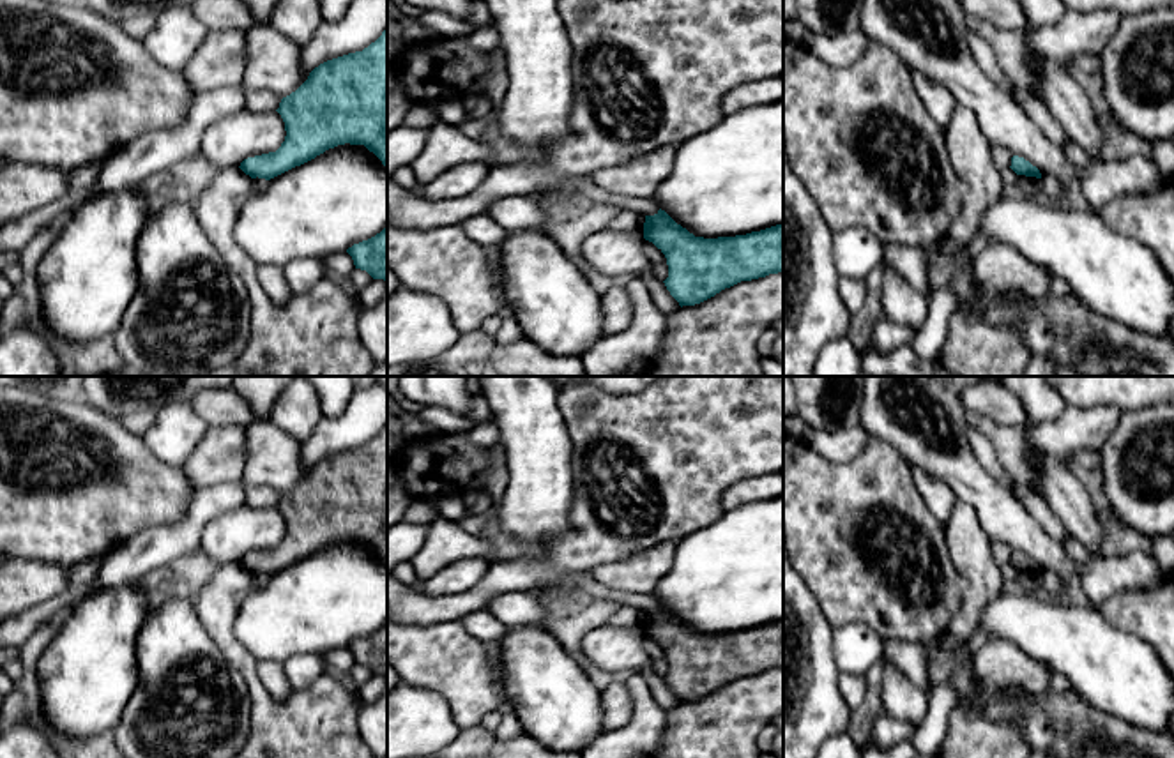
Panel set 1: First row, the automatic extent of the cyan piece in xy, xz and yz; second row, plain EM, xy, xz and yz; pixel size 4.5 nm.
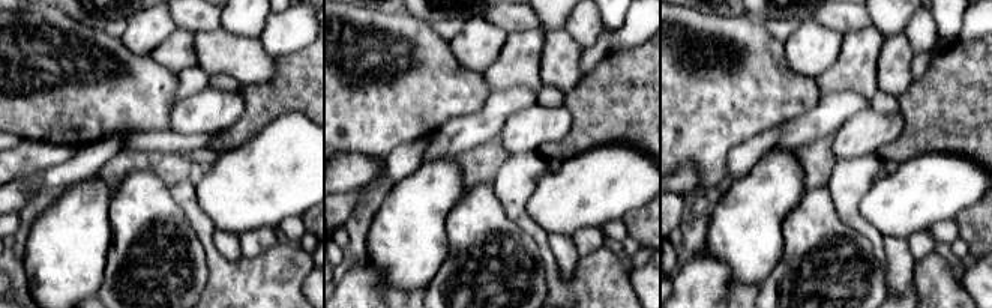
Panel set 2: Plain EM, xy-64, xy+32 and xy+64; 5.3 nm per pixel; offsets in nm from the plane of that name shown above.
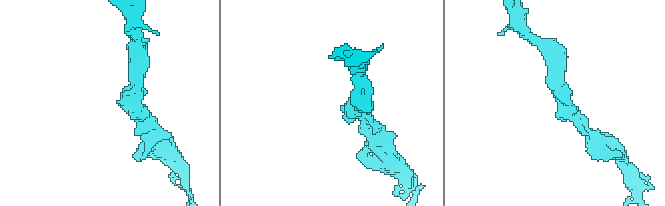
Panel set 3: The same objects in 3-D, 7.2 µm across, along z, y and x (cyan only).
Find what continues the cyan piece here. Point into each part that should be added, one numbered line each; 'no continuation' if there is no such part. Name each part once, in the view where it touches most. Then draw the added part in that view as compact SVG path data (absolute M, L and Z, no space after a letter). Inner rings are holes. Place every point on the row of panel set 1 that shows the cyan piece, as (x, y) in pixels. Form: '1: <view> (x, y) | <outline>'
no continuation

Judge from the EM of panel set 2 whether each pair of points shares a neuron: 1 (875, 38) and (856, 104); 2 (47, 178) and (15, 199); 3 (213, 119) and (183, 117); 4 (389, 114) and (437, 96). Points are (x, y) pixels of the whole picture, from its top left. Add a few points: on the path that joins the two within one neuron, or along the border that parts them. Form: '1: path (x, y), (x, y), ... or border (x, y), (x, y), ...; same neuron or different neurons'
1: border (824, 95), (857, 92), (869, 101); different neurons
2: path (39, 182), (23, 193); same neuron
3: path (206, 117), (191, 117); same neuron
4: path (401, 102), (407, 96), (425, 96); same neuron

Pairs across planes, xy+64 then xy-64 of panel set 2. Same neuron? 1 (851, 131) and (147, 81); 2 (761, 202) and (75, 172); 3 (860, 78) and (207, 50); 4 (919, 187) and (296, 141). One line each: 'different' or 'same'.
1: different
2: different
3: different
4: same

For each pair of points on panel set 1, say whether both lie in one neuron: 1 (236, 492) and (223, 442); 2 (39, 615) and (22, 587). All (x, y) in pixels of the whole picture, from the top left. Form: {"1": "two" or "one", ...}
{"1": "two", "2": "two"}

